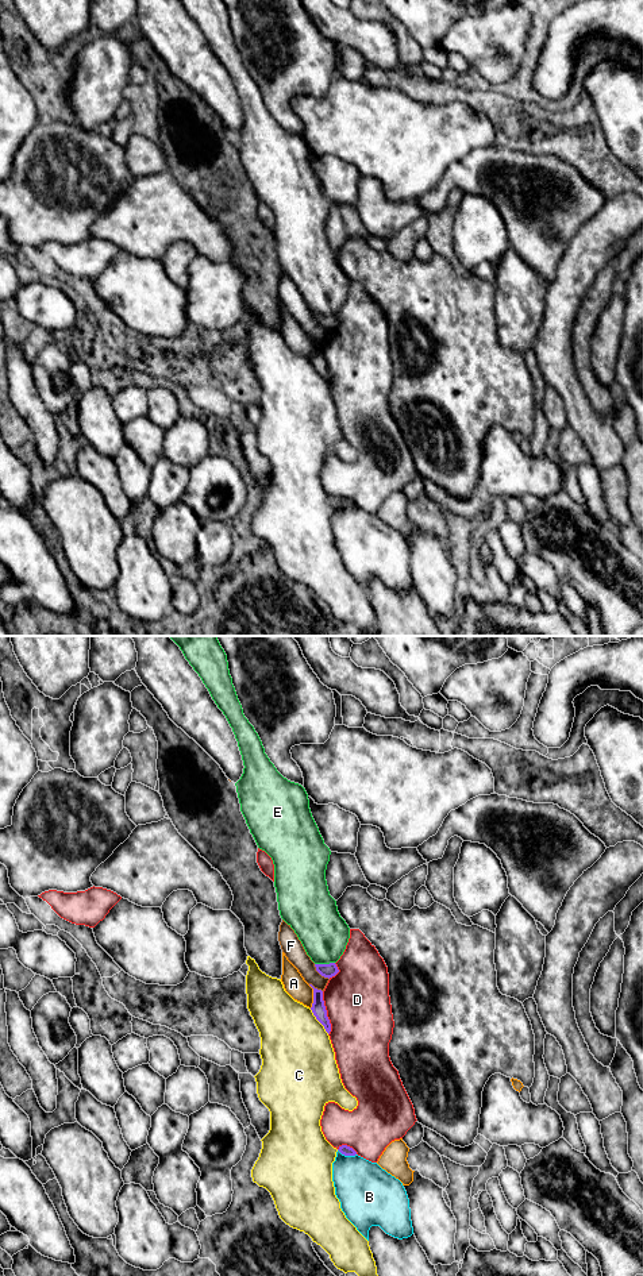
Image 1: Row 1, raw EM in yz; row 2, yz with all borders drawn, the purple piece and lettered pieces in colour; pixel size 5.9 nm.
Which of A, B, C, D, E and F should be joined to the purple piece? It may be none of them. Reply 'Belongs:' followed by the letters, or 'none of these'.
Belongs: none of these

